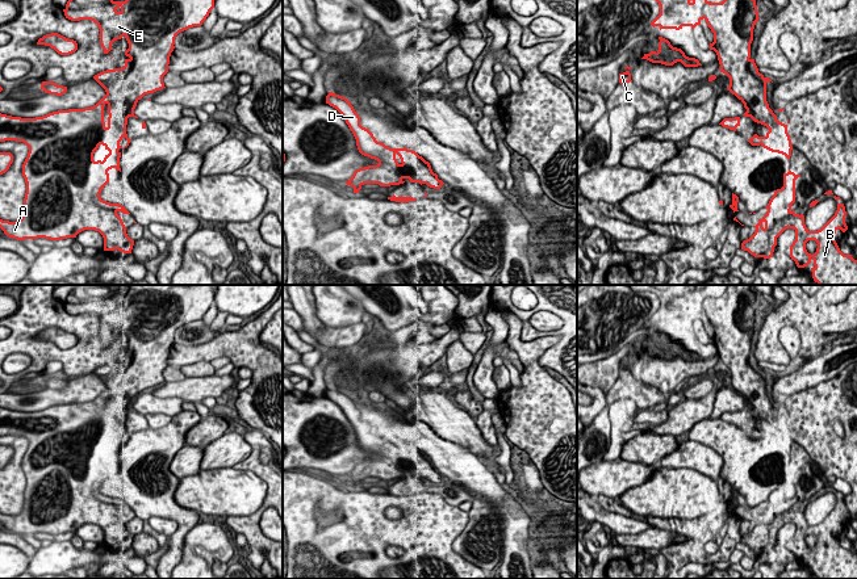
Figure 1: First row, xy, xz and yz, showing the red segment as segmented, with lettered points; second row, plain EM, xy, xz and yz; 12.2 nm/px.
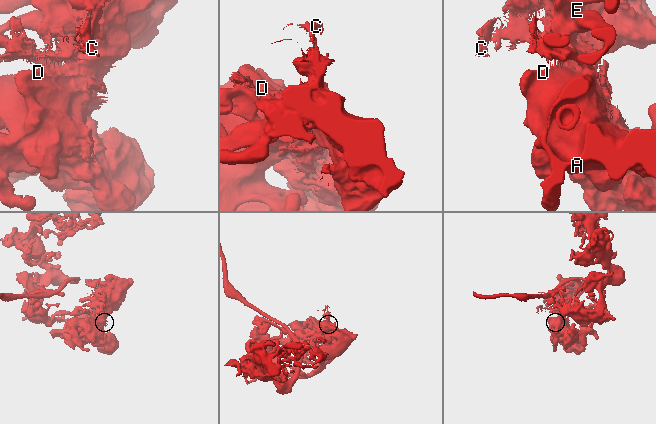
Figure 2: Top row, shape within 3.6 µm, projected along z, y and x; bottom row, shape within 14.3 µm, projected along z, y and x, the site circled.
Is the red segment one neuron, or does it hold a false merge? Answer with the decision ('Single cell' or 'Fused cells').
Single cell

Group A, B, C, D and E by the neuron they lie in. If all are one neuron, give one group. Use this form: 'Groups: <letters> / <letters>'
Groups: A B C D E

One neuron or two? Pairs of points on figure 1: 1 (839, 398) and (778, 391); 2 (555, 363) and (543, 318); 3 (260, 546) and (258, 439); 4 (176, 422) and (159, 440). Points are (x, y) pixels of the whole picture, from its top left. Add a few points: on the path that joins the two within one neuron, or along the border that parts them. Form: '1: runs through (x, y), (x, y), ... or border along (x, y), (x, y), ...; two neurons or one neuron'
1: border along (823, 381), (795, 391), (784, 401); two neurons
2: border along (527, 321), (538, 330), (560, 330), (563, 327); two neurons
3: runs through (255, 520), (268, 502), (268, 477), (256, 465); one neuron
4: runs through (174, 426), (163, 436); one neuron

